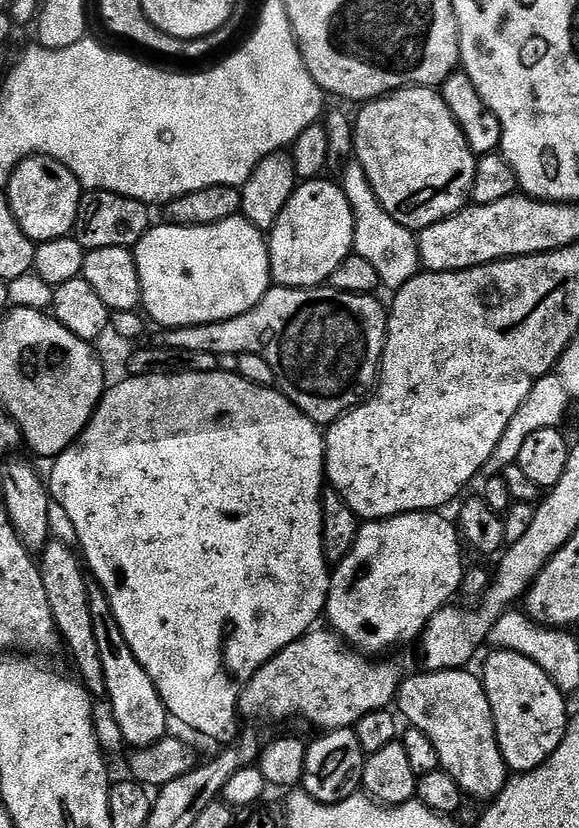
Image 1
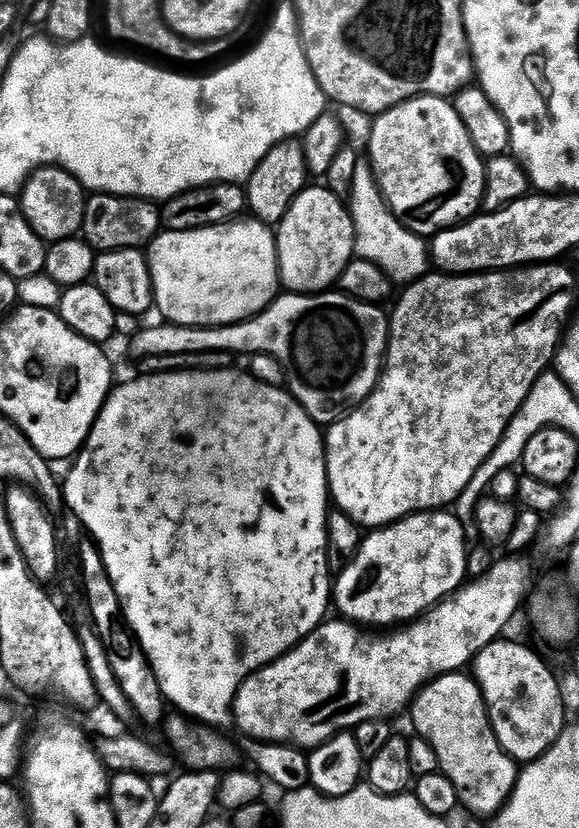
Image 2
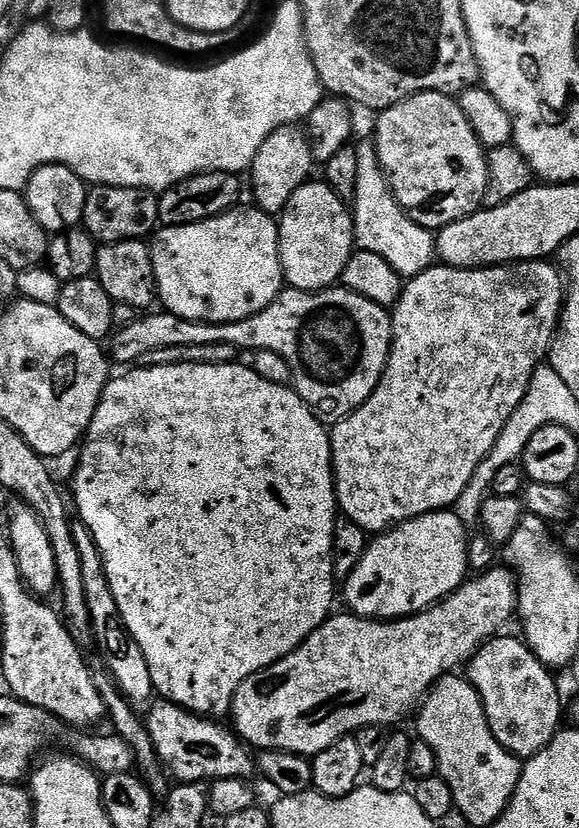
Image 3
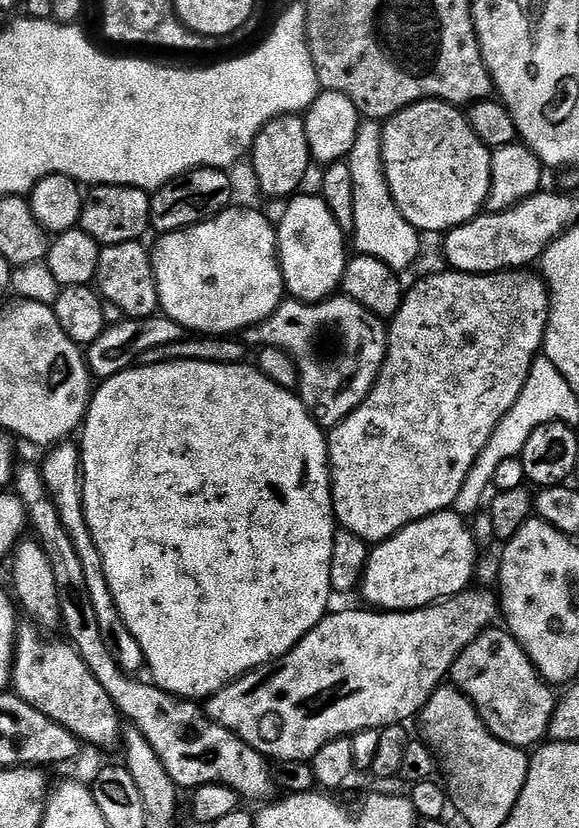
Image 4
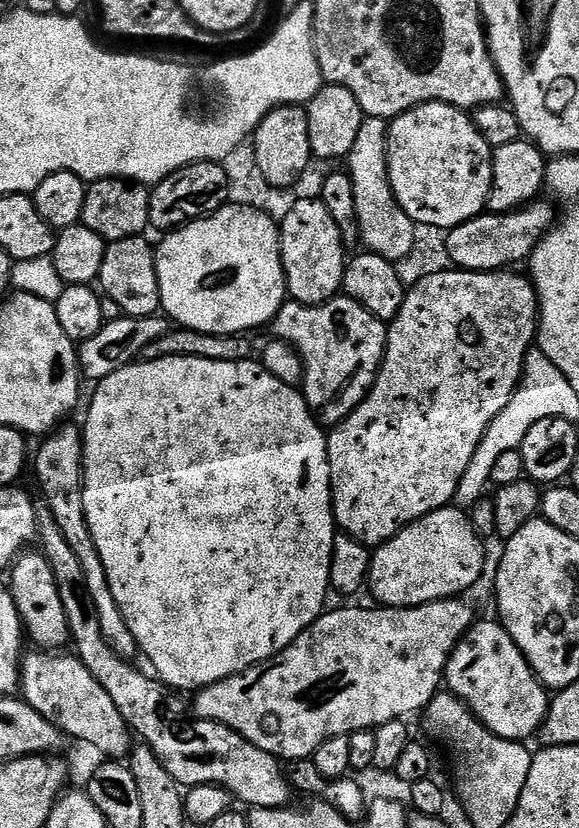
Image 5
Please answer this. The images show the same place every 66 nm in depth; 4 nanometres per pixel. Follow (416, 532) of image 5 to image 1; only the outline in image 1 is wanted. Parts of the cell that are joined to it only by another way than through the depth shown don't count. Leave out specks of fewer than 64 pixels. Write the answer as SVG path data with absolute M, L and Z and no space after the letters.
M439 511L431 512L407 512L401 516L392 516L389 520L379 522L368 522L363 525L358 534L358 538L354 542L354 546L350 550L350 554L343 562L335 565L334 571L330 576L330 587L328 589L328 602L326 605L326 620L329 620L331 631L335 632L341 640L347 642L353 649L359 650L364 654L373 654L372 652L380 652L384 648L384 644L408 644L411 640L419 641L423 637L429 621L436 612L441 612L449 603L448 600L452 595L461 591L464 573L466 571L466 563L460 557L460 548L462 549L462 540L458 535L458 528L455 523L452 524Z

